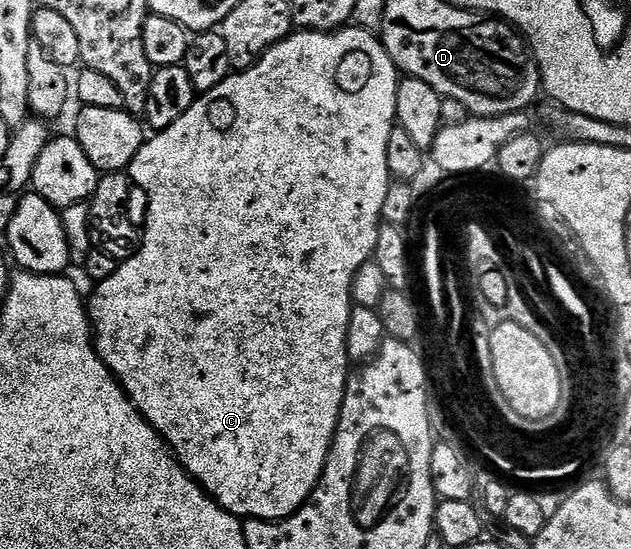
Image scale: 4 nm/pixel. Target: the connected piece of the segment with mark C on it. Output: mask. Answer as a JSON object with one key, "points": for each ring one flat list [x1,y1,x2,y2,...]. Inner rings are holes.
{"points":[[349,25,342,27,338,31,314,31,311,29,296,29,292,34,278,41,258,60,253,67,248,67,244,71,238,71,226,77,222,85,214,85,214,89,203,92,164,131,155,132,146,142,140,146,134,161,127,167,127,174,137,188,144,190,144,195,148,198,148,220,142,223,142,238,140,248,135,255,123,260,117,266,114,277,106,277,106,281,95,284,92,299,87,300,88,318,92,325,92,338,96,345,96,352,100,354,100,359,112,370,116,380,122,385,122,389,130,397,130,401,142,413,142,417,159,435,164,438,165,443,172,448,172,454,181,467,195,479,196,484,210,498,214,500,222,509,226,509,231,515,239,515,241,520,246,519,285,519,290,517,302,506,310,496,312,490,318,485,318,481,324,472,324,466,328,460,328,454,332,448,332,442,336,436,336,426,340,420,340,410,344,400,344,390,348,384,350,374,350,360,347,353,347,329,350,325,352,308,352,286,354,285,354,273,362,269,364,263,369,262,375,256,378,233,382,226,382,216,384,214,384,202,386,193,390,186,390,174,387,165,387,142,390,133,396,123,396,85,398,82,398,72,390,53,386,53,383,42,375,34,372,35,364,27]]}

